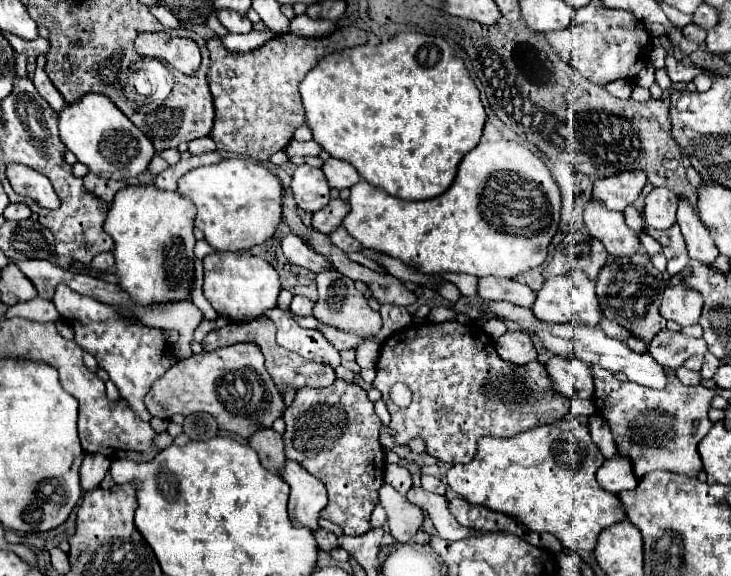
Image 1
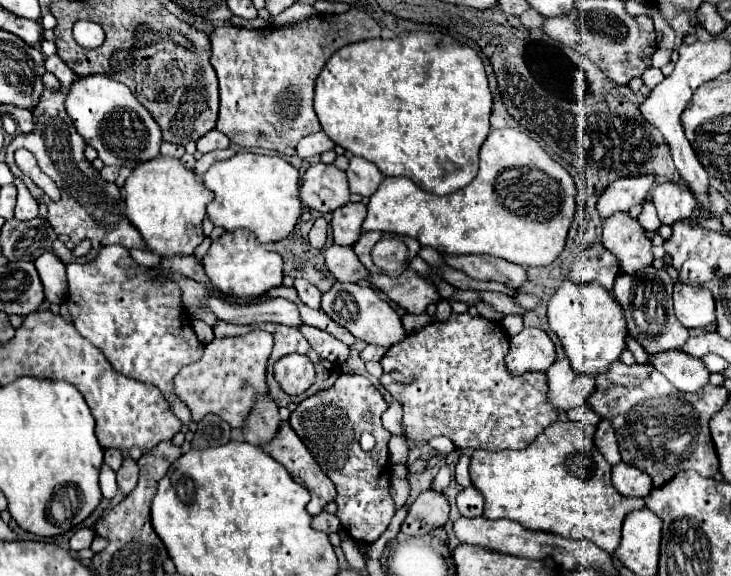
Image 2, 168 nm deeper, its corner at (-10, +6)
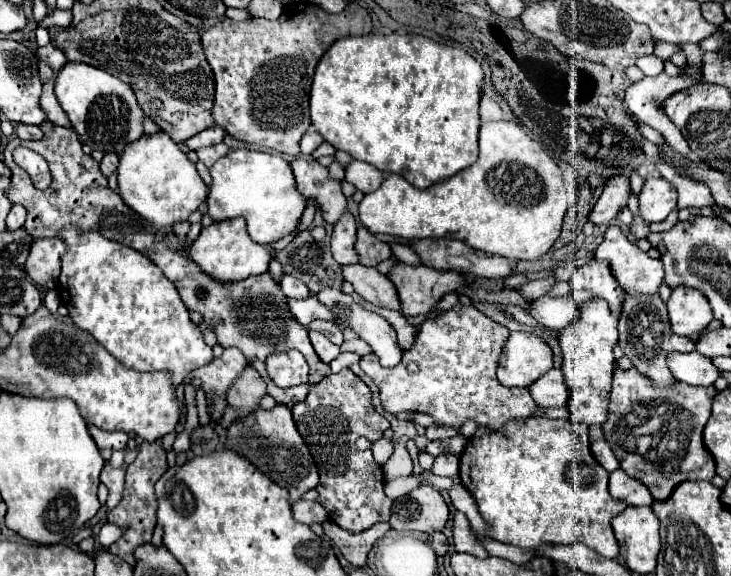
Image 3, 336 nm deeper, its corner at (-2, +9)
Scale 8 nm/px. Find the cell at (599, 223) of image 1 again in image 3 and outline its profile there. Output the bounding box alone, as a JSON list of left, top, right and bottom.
[595,227,663,295]

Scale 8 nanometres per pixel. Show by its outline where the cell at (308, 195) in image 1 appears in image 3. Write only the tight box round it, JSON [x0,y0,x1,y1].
[291,157,347,223]

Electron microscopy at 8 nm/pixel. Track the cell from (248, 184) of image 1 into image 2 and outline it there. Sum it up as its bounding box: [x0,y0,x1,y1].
[203,152,303,244]

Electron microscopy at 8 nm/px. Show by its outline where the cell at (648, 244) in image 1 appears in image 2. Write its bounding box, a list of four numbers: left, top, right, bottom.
[639,200,661,232]

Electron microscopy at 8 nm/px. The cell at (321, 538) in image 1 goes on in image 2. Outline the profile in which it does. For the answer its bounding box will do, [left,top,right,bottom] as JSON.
[311,512,341,534]

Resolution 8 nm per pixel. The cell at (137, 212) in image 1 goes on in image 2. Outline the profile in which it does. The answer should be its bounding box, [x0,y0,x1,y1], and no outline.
[125,156,213,256]

